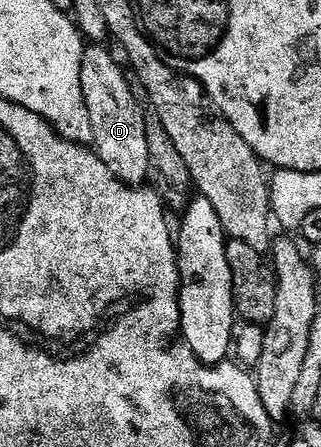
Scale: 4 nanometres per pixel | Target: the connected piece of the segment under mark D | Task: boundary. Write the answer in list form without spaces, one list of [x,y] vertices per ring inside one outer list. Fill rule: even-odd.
[[[90,44],[90,45],[87,45],[87,46],[86,46],[86,47],[85,47],[85,49],[83,49],[83,52],[82,52],[82,67],[81,67],[81,68],[80,68],[80,84],[81,84],[81,85],[82,85],[82,91],[83,91],[83,92],[84,92],[84,104],[88,104],[88,112],[89,112],[89,113],[90,113],[90,119],[91,119],[91,120],[92,120],[92,132],[93,132],[93,133],[94,133],[94,141],[93,141],[93,143],[92,143],[92,146],[93,146],[93,149],[94,149],[94,150],[95,150],[95,151],[96,151],[96,153],[97,153],[97,154],[98,154],[98,155],[99,155],[99,156],[100,156],[100,160],[104,160],[104,164],[108,164],[108,172],[112,172],[112,176],[116,176],[116,177],[117,177],[117,178],[118,178],[118,179],[120,179],[120,181],[122,181],[122,182],[127,182],[127,183],[128,183],[128,185],[129,185],[129,186],[142,186],[142,185],[143,185],[143,183],[145,183],[145,181],[144,181],[144,180],[145,180],[145,178],[146,178],[146,177],[147,177],[147,178],[148,178],[148,179],[149,179],[149,178],[150,178],[150,177],[151,177],[151,174],[152,174],[152,171],[151,171],[151,169],[150,169],[150,156],[149,156],[149,154],[148,154],[148,123],[146,123],[146,114],[145,114],[145,112],[144,112],[144,111],[142,111],[142,106],[141,106],[141,104],[140,104],[140,103],[138,103],[138,98],[137,98],[137,96],[136,96],[136,95],[134,95],[134,90],[135,90],[135,87],[134,87],[134,86],[133,86],[133,85],[132,85],[132,82],[131,82],[131,79],[130,79],[130,78],[129,78],[129,77],[128,77],[128,74],[127,74],[127,78],[128,78],[128,79],[126,79],[126,74],[125,74],[125,72],[124,72],[124,71],[122,71],[122,66],[121,66],[121,64],[120,64],[120,63],[118,63],[118,62],[117,62],[117,60],[116,60],[116,59],[114,59],[114,58],[113,58],[113,56],[112,56],[112,55],[110,55],[110,54],[109,54],[109,52],[108,52],[108,51],[106,51],[106,50],[105,50],[105,49],[106,49],[106,48],[107,48],[107,47],[106,47],[106,46],[105,46],[105,45],[102,45],[102,44]]]

